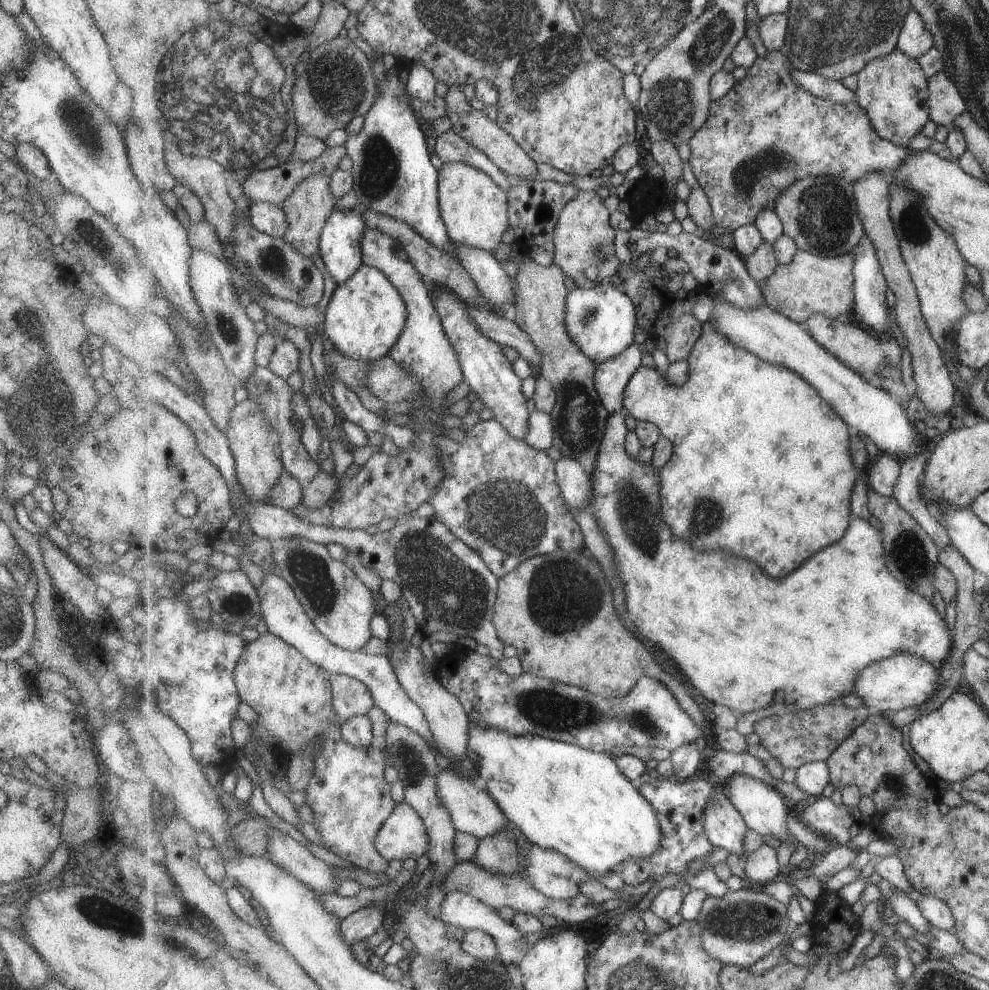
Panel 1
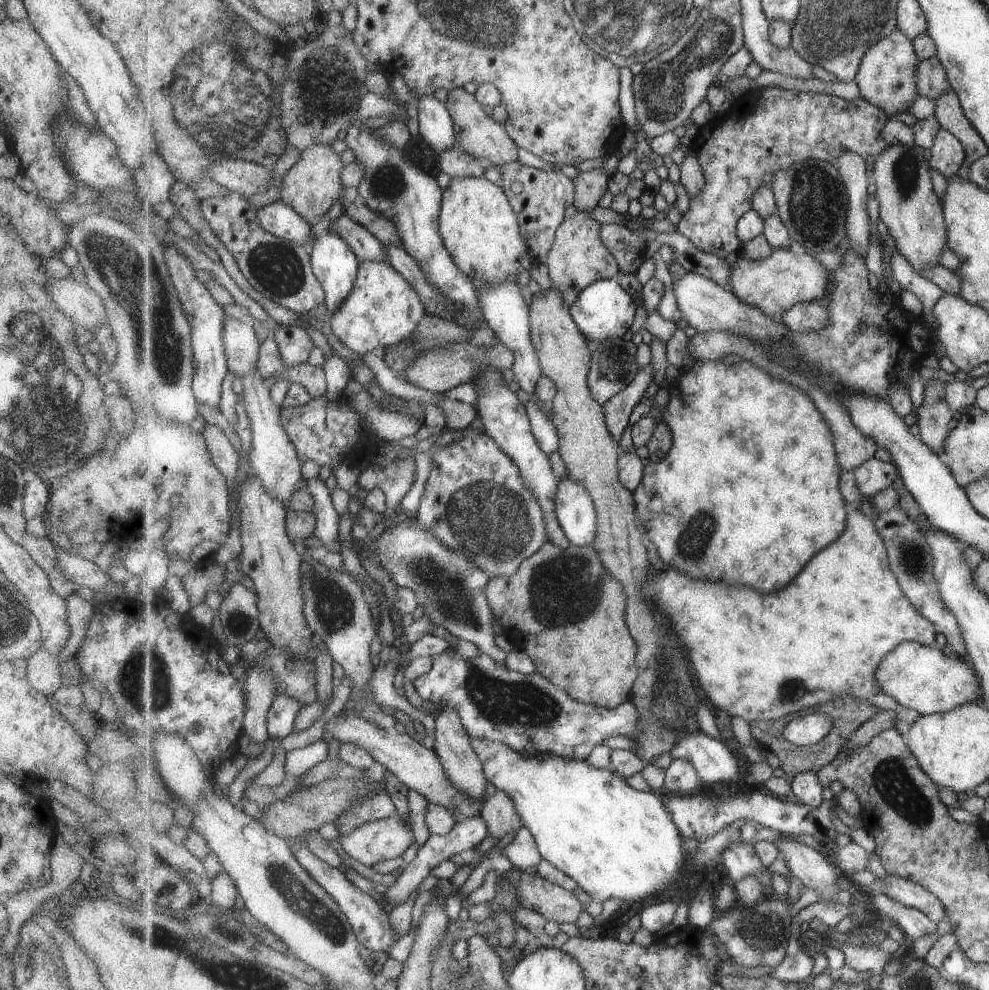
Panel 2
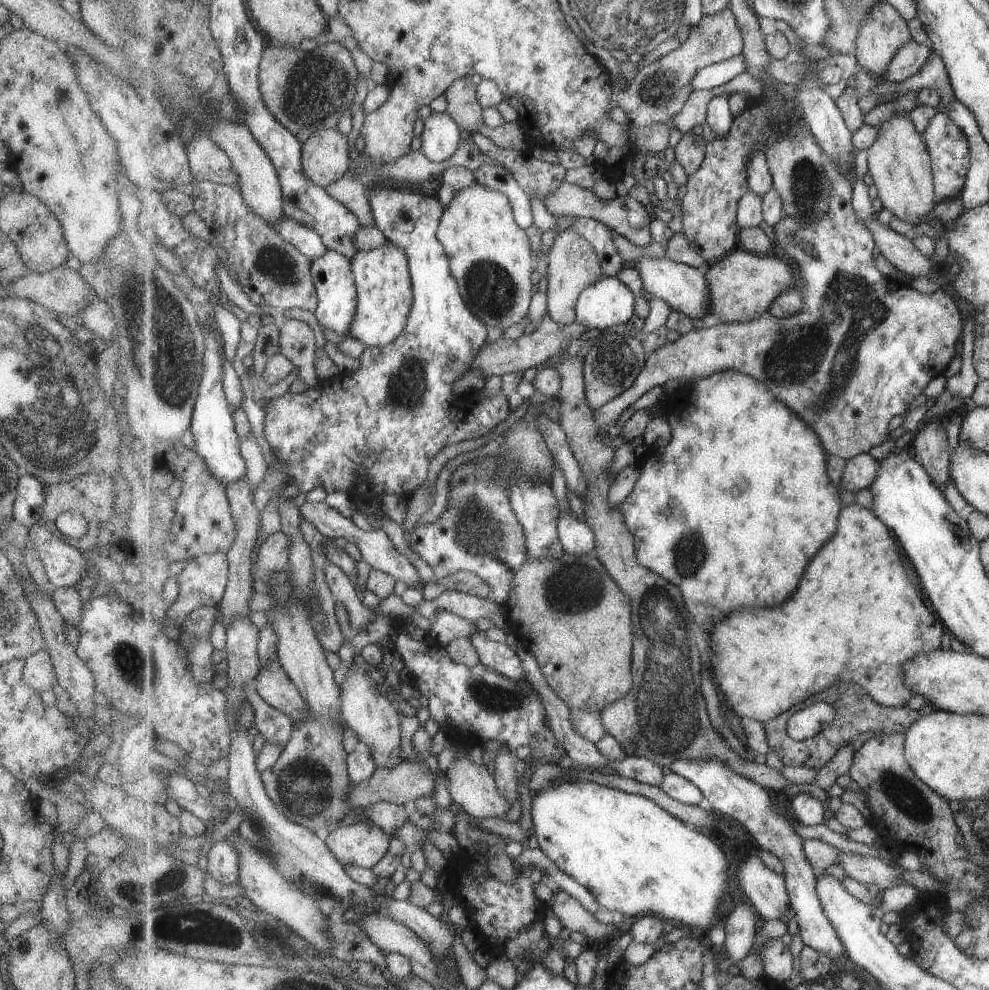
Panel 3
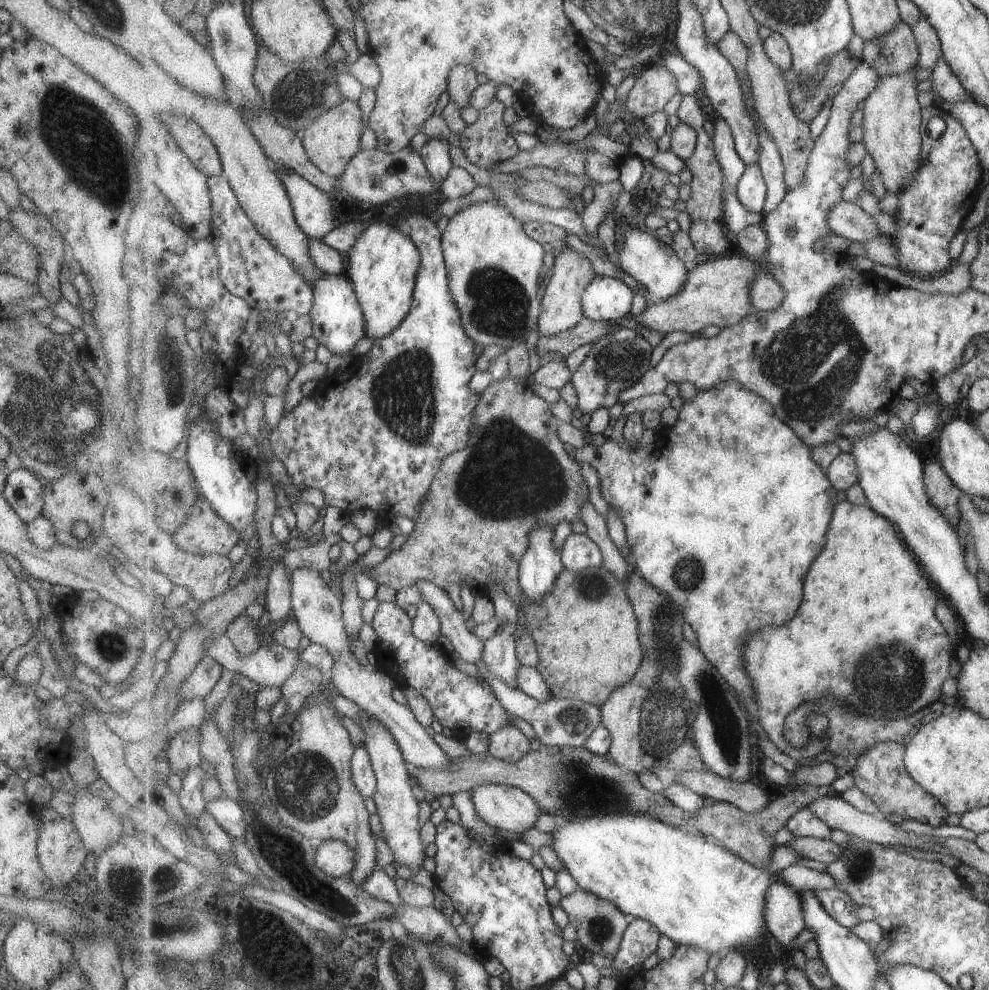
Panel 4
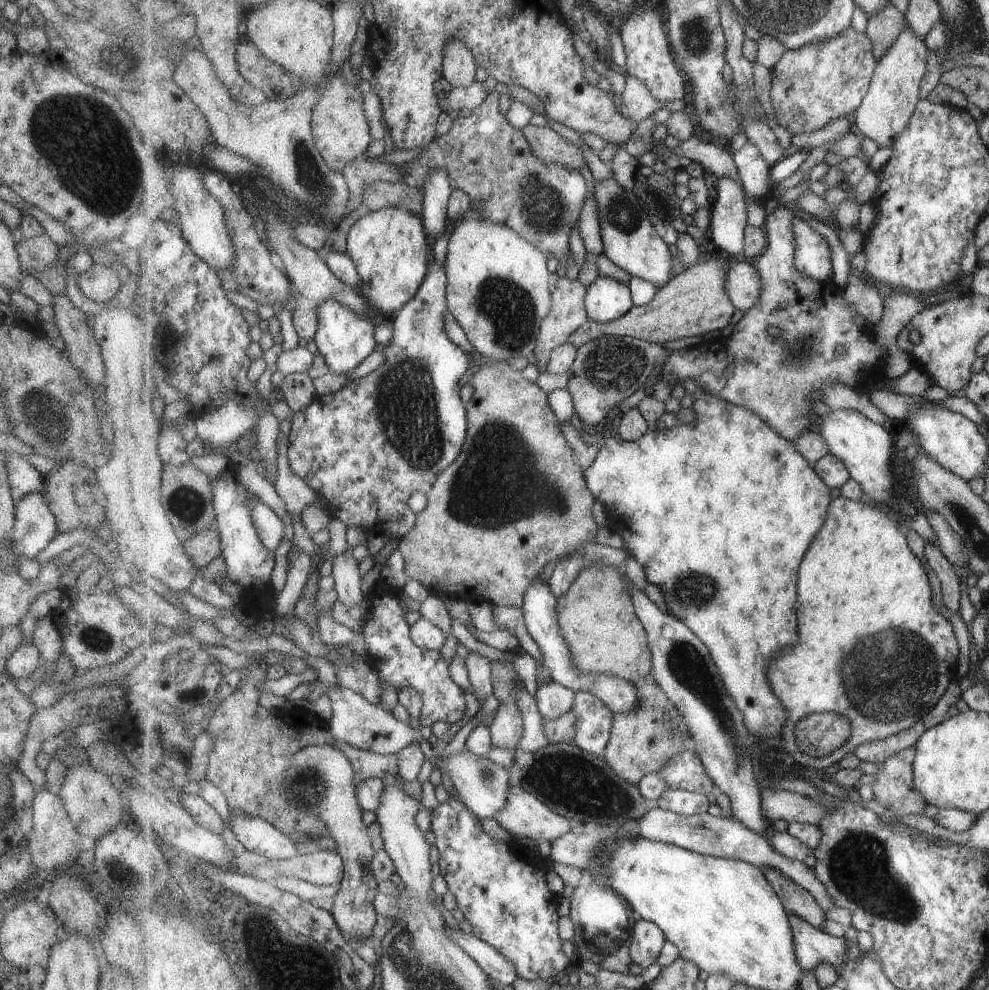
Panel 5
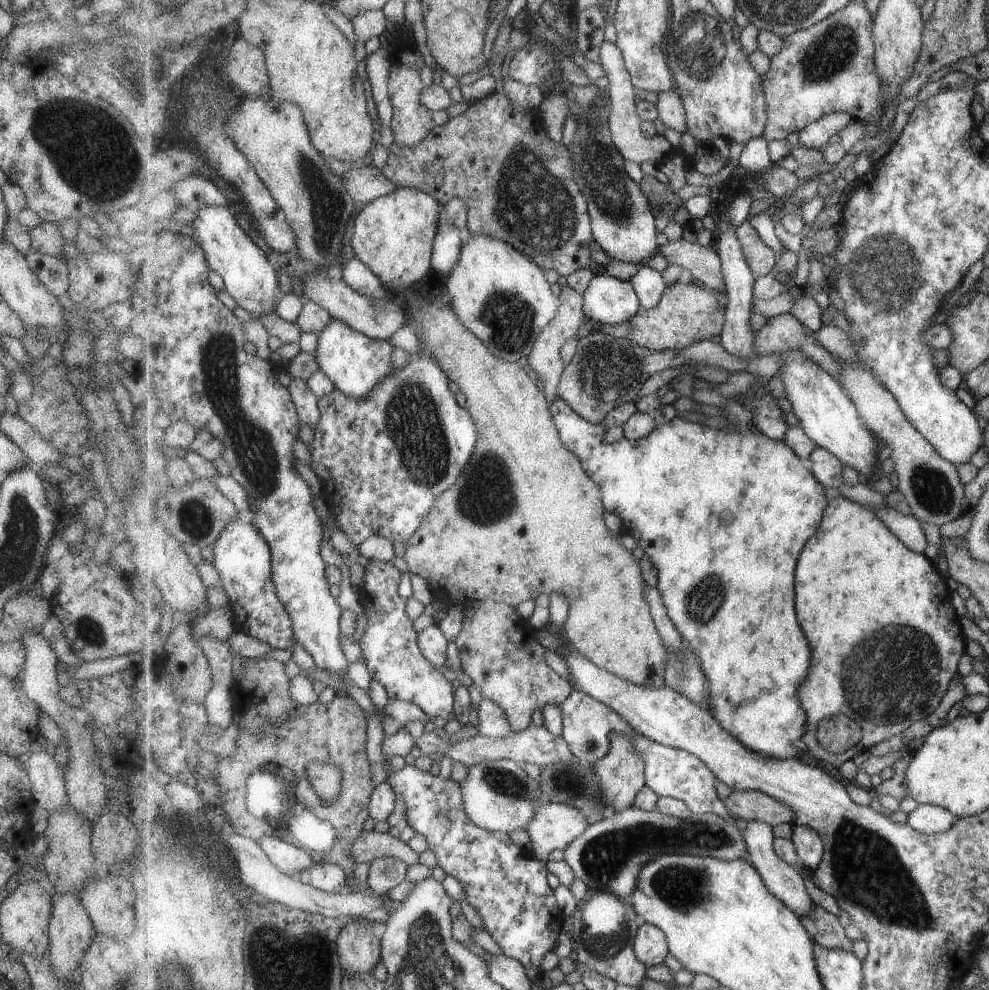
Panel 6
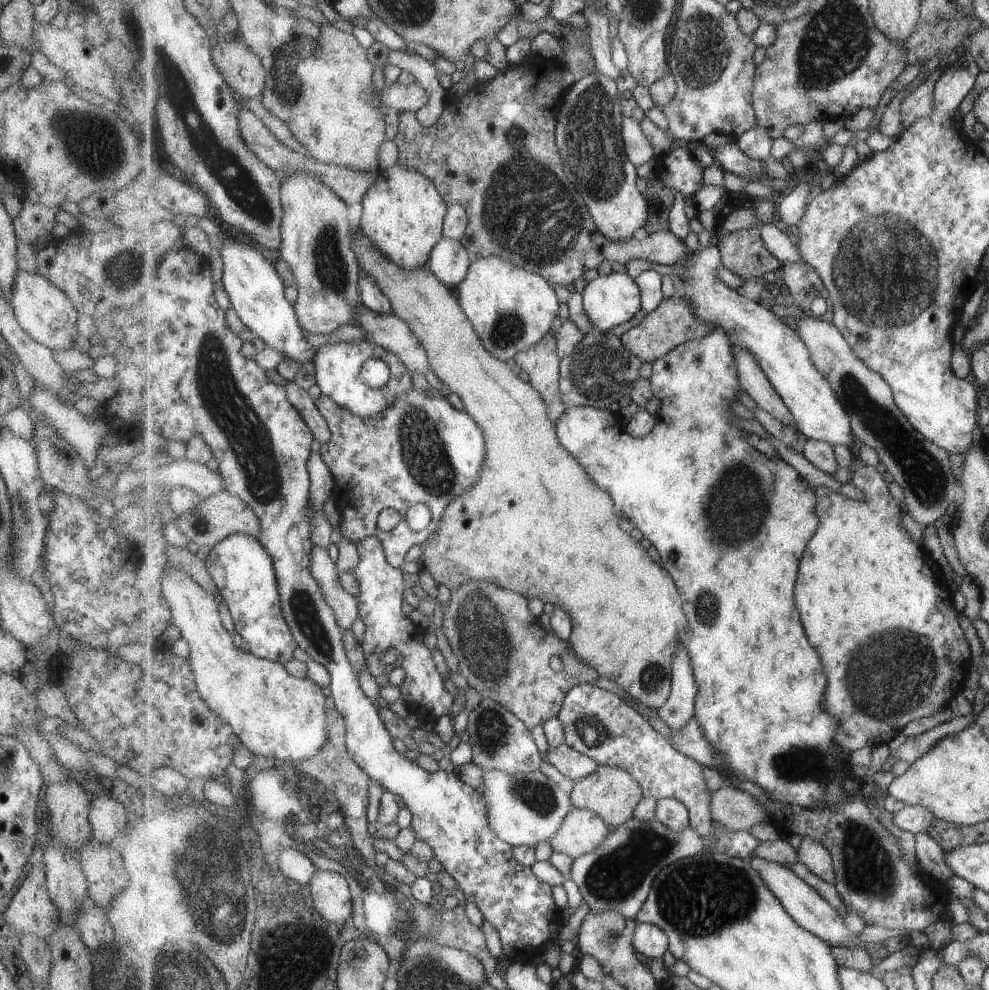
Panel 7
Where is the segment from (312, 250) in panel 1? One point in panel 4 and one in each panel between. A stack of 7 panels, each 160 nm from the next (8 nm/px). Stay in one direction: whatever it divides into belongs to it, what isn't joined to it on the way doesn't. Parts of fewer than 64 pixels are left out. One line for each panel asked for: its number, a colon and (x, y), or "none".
2: (312, 186)
3: (325, 155)
4: (334, 139)

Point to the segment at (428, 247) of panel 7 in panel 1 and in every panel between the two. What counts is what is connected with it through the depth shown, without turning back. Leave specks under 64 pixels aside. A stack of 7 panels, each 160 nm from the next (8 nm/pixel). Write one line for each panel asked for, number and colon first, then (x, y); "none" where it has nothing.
1: (366, 317)
2: (384, 309)
3: (385, 288)
4: (383, 266)
5: (389, 247)
6: (394, 235)

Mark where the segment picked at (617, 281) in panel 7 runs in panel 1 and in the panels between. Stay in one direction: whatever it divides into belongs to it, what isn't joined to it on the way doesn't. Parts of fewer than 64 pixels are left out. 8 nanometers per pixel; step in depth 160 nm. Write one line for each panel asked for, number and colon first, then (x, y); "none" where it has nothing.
1: (602, 320)
2: (605, 310)
3: (608, 303)
4: (607, 299)
5: (607, 299)
6: (607, 300)

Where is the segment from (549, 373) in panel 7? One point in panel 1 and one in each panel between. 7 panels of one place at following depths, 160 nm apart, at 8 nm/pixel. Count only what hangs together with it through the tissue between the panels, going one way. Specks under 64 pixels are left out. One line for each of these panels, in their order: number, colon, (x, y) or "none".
1: (585, 243)
2: (579, 257)
3: (573, 265)
4: (573, 272)
5: (568, 313)
6: (546, 360)

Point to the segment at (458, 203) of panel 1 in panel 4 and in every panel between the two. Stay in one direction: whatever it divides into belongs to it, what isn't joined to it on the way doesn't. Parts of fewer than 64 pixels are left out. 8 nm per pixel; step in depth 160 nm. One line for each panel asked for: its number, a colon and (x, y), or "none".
2: (480, 228)
3: (491, 256)
4: (496, 268)

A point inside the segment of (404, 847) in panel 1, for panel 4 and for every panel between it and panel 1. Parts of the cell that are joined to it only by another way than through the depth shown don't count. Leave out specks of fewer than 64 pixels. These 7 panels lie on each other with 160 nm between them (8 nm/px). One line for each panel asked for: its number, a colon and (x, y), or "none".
2: (381, 839)
3: (363, 844)
4: (336, 857)

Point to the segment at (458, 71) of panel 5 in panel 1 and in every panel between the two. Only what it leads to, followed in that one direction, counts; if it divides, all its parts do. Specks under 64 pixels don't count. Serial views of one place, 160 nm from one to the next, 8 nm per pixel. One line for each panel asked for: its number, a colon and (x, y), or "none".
1: (487, 135)
2: (477, 133)
3: (463, 105)
4: (463, 82)

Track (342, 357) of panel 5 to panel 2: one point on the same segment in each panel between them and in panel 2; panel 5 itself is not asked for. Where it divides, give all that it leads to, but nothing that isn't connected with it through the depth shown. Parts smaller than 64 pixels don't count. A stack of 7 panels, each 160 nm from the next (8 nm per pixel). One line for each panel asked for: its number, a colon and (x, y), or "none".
2: (335, 263)
3: (333, 274)
4: (339, 321)

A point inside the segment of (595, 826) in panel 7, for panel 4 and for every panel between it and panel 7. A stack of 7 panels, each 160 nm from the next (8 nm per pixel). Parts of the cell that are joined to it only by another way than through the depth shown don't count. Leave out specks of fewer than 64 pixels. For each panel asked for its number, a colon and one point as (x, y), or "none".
4: (503, 807)
5: (525, 815)
6: (555, 825)

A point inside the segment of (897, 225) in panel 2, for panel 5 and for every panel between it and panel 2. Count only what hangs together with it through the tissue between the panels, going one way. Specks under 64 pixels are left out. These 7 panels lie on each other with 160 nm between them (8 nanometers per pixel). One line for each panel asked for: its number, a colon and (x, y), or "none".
3: (900, 163)
4: (892, 121)
5: (894, 94)

